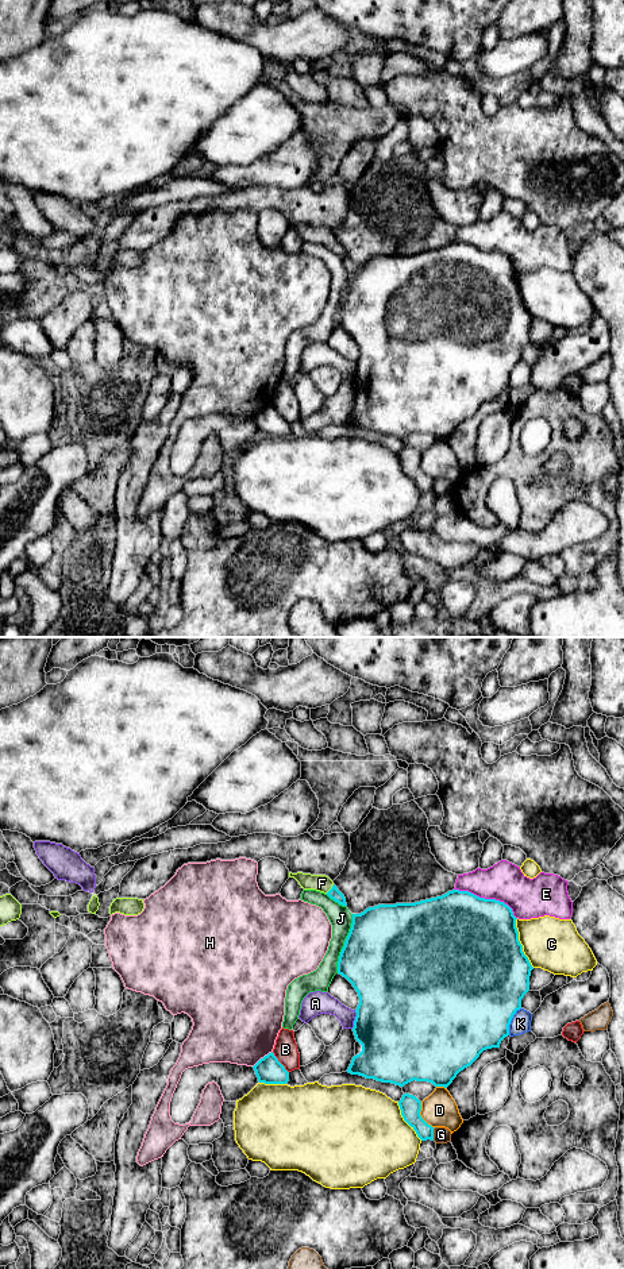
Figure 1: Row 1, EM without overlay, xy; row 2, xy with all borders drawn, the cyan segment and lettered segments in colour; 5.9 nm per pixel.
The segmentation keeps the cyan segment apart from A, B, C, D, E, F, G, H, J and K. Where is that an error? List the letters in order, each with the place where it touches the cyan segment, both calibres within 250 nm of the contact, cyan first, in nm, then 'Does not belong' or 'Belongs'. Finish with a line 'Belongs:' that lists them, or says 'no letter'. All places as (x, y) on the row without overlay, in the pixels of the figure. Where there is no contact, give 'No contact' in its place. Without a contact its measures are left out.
A: Touches cyan at xy (355, 371). Thickness 500 nm (cyan) against 140 nm. Does not belong
B: Touches cyan at xy (280, 415). Thickness 160 nm (cyan) against 140 nm. Does not belong
C: Touches cyan at xy (519, 294). Thickness 500 nm (cyan) against 320 nm. Does not belong
D: Touches cyan at xy (420, 467). Thickness 120 nm (cyan) against 200 nm. Does not belong
E: Touches cyan at xy (488, 251). Thickness 500 nm (cyan) against 240 nm. Does not belong
F: Touches cyan at xy (331, 240). Thickness 70 nm (cyan) against 100 nm. Belongs
G: Touches cyan at xy (432, 486). Thickness 120 nm (cyan) against 100 nm. Does not belong
H: Touches cyan at xy (264, 409). Thickness 160 nm (cyan) against 480 nm. Does not belong
J: Touches cyan at xy (345, 296). Thickness 500 nm (cyan) against 140 nm. Does not belong
K: Touches cyan at xy (511, 371). Thickness 500 nm (cyan) against 120 nm. Does not belong
Belongs: F

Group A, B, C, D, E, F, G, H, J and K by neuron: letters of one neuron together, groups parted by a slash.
A / B / C / D / E / F / G / H / J / K

